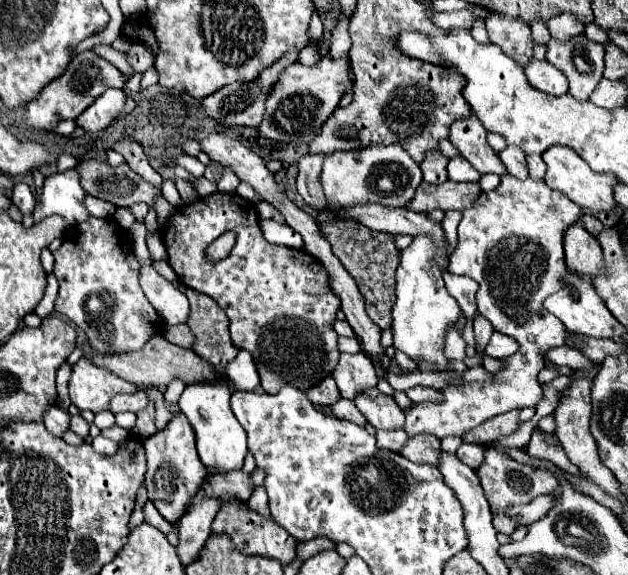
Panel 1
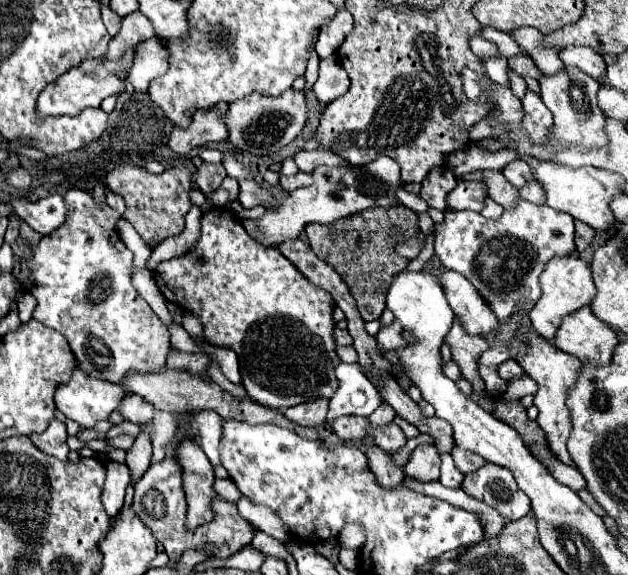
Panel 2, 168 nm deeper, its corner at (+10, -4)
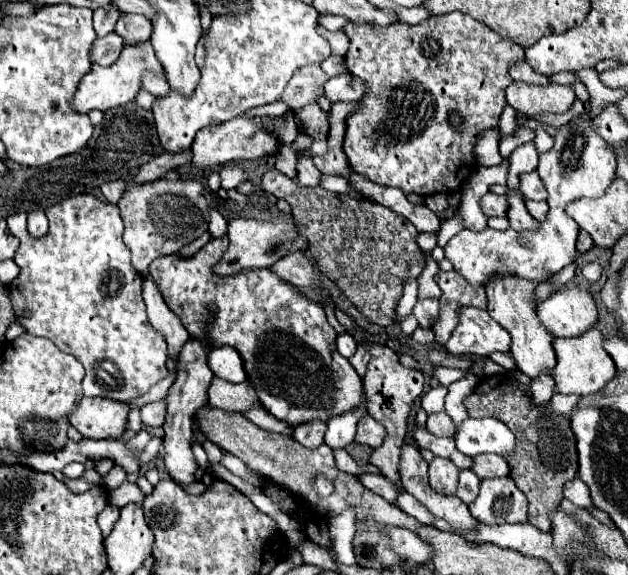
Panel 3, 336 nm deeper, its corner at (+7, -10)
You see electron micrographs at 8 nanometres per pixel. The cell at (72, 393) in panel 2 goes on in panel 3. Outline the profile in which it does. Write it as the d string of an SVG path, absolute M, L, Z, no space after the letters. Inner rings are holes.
M83 397L75 411L69 415L69 423L91 439L121 437L127 423L129 405L107 397Z

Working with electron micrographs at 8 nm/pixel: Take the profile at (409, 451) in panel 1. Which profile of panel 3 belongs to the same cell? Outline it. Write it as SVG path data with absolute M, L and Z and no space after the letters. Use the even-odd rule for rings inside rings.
M435 457L429 463L429 485L443 495L453 495L455 493L455 483L459 477L459 469L443 457Z

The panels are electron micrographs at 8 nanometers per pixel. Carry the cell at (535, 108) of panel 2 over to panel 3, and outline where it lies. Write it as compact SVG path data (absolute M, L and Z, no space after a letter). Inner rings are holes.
M527 141L527 143L519 145L519 147L509 155L509 161L511 161L511 167L509 167L507 187L519 193L519 189L517 189L517 179L519 179L519 175L537 169L539 151L537 151L537 147L535 147L535 141Z

